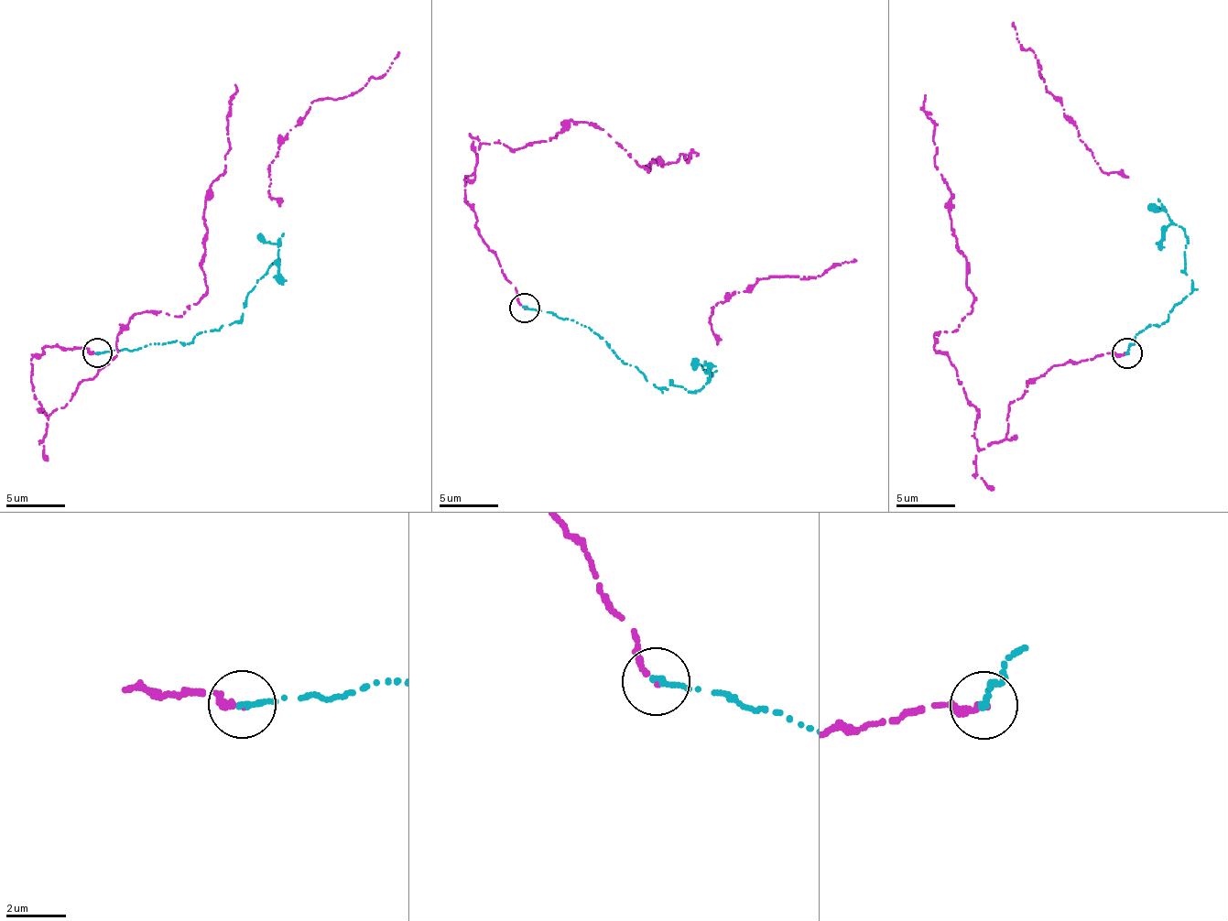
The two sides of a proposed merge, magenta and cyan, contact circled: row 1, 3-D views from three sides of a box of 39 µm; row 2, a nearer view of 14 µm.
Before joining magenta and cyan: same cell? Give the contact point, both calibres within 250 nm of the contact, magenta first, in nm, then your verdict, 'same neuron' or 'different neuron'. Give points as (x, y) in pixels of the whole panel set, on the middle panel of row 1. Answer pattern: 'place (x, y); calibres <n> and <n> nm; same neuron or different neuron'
place (524, 308); calibres 160 and 220 nm; same neuron

